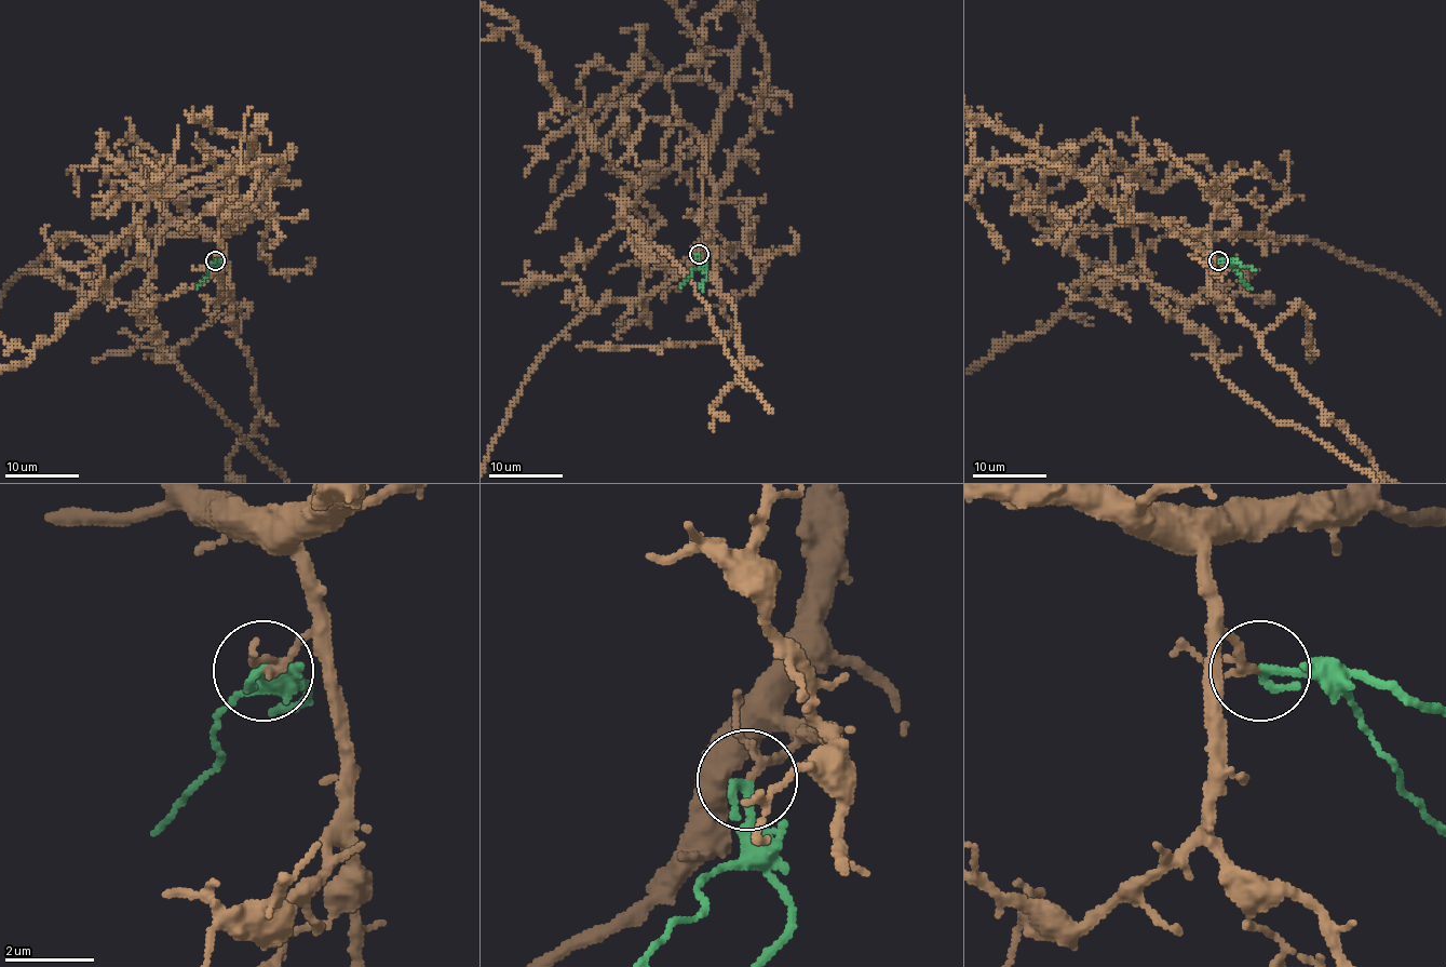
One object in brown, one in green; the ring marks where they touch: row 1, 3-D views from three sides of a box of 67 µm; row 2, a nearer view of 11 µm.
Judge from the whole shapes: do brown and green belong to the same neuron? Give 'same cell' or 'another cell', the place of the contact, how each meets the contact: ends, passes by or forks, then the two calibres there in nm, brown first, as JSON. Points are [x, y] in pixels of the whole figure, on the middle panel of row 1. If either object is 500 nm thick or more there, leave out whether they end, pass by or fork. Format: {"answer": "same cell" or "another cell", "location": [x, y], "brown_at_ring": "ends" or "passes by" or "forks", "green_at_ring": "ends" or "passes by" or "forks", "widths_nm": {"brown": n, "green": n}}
{"answer": "same cell", "location": [699, 254], "brown_at_ring": "passes by", "green_at_ring": "ends", "widths_nm": {"brown": 140, "green": 240}}

